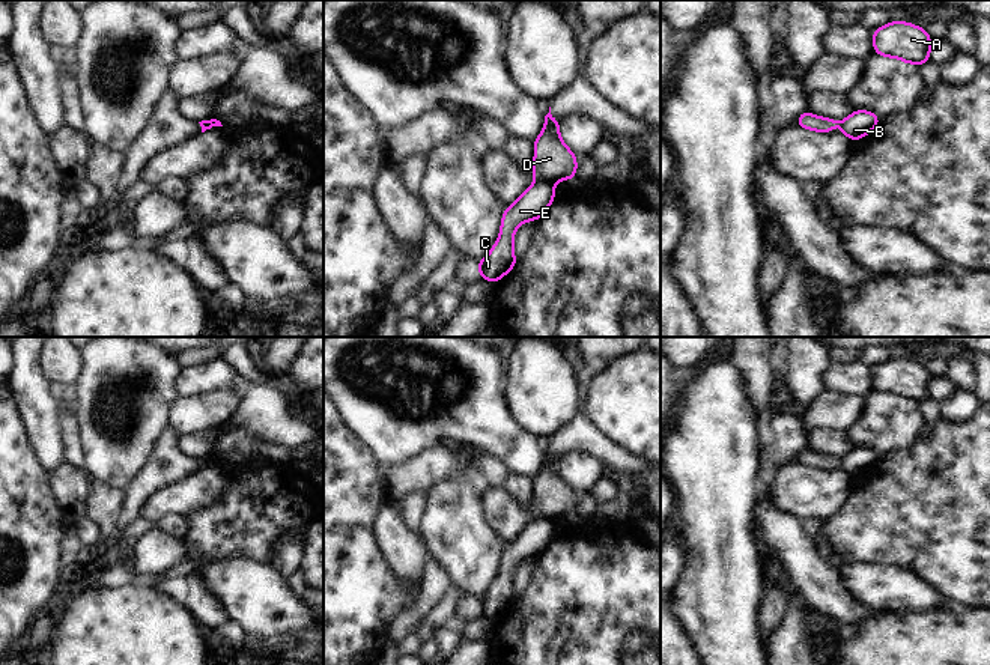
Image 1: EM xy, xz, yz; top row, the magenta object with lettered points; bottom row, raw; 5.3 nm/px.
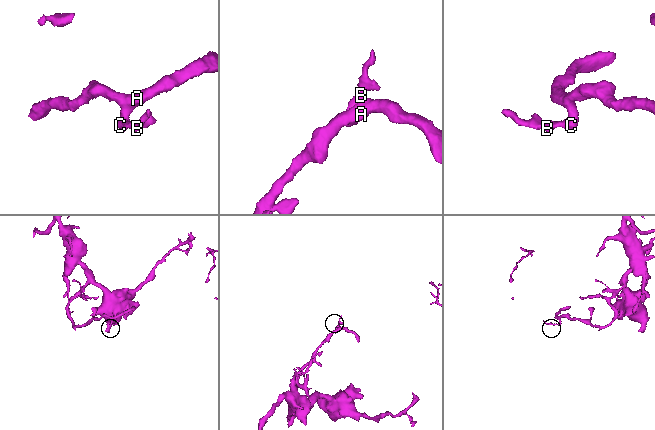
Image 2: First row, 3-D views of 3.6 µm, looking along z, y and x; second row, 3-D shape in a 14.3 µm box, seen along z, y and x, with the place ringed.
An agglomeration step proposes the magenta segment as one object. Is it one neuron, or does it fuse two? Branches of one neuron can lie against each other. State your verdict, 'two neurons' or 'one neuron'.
two neurons

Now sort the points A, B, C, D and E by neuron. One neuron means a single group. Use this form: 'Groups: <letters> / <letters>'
Groups: A B C E / D

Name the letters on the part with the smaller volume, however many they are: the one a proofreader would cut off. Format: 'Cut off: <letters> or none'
Cut off: D

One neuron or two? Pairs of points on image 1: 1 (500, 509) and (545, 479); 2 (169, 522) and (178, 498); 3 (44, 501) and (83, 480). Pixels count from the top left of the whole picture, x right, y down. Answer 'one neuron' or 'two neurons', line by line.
1: one neuron
2: two neurons
3: two neurons

